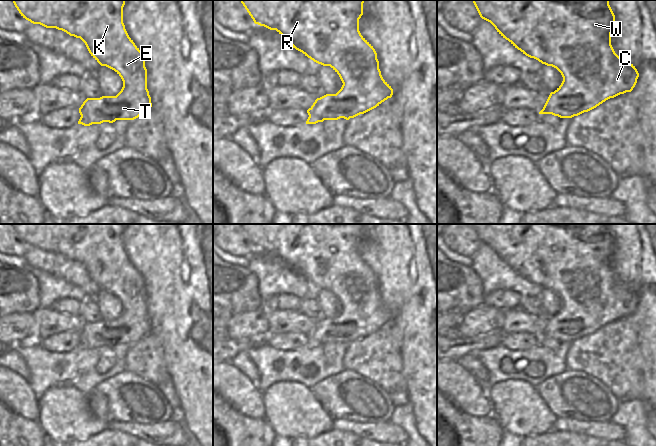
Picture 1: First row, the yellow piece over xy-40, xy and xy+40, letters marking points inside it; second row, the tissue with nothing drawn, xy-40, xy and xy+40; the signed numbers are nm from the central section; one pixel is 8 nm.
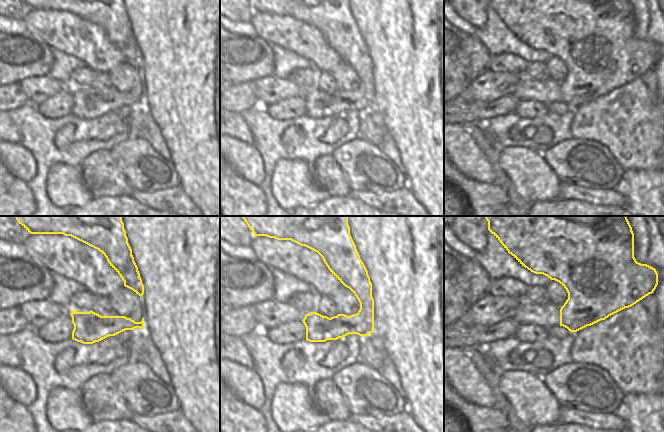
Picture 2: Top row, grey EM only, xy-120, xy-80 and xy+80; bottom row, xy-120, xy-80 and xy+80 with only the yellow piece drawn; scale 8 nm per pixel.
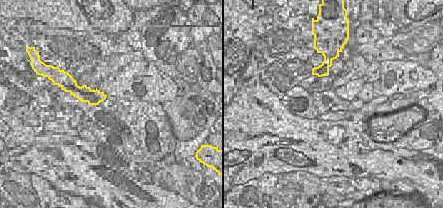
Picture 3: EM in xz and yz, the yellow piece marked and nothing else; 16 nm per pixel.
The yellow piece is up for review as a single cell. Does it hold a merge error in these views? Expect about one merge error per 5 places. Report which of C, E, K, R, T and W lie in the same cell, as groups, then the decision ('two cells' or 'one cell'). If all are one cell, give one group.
C E K R T W | one cell

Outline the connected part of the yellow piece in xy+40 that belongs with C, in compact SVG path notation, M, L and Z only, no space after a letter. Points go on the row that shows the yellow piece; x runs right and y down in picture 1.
M472 0L480 17L490 22L497 32L530 58L556 68L562 75L561 85L551 92L539 114L572 118L588 112L606 100L631 92L639 73L628 60L620 58L611 45L615 15L609 0Z

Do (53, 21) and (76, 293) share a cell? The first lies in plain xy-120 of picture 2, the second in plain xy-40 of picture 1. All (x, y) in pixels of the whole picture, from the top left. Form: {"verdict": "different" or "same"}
{"verdict": "different"}

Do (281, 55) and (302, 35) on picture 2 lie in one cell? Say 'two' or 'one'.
two

